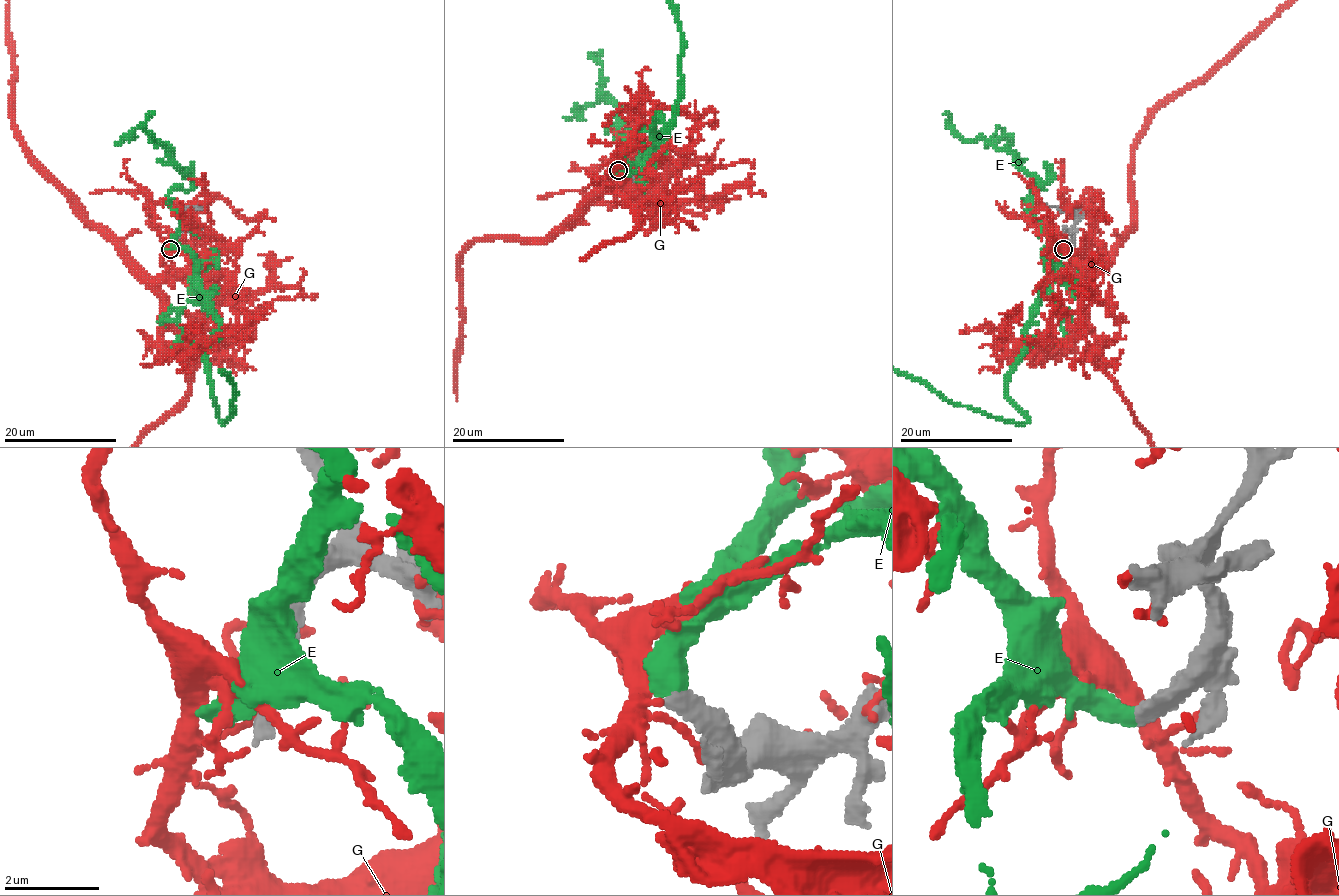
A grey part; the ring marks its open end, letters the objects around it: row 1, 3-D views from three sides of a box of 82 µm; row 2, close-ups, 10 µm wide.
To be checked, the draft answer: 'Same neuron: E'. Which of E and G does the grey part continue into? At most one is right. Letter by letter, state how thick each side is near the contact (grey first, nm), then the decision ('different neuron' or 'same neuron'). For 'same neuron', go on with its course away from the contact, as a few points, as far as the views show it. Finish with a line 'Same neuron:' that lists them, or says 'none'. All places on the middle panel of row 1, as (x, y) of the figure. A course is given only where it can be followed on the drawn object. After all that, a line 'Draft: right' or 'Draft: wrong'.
E: calibres 380 and 500 nm; same neuron; course (617, 171), (667, 134), (655, 119), (667, 133), (680, 91), (681, 31)
G: calibres 340 and 130 nm; different neuron
Same neuron: E
Draft: right

